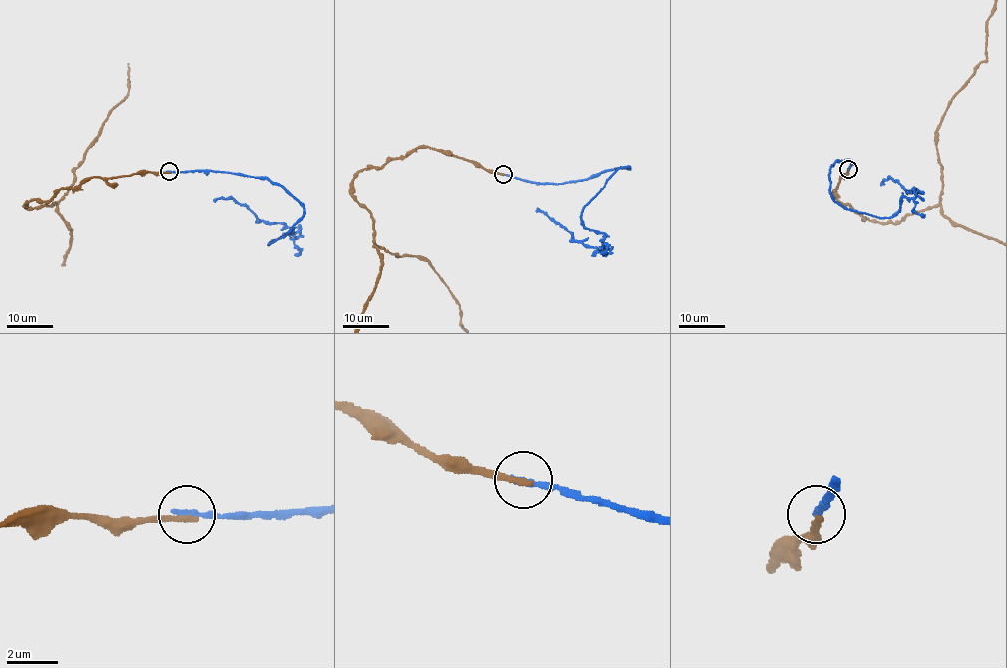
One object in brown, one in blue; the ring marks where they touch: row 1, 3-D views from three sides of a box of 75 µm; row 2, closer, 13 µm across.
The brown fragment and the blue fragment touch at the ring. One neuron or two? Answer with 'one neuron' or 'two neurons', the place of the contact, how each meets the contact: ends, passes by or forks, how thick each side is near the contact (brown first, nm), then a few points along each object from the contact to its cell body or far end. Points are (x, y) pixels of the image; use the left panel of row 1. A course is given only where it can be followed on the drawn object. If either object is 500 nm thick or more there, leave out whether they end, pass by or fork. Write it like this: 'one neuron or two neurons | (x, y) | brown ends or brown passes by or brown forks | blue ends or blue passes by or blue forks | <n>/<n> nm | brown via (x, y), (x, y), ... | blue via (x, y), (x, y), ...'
two neurons | (169, 171) | brown ends | blue ends | 260/260 nm | blue via (169, 171), (265, 178), (304, 213), (270, 244), (293, 233), (233, 199), (213, 201)

